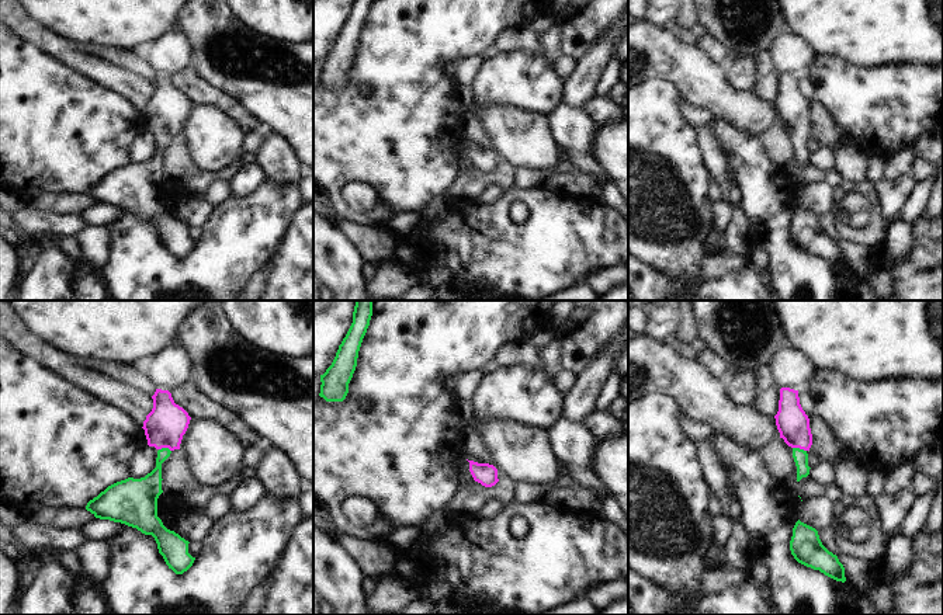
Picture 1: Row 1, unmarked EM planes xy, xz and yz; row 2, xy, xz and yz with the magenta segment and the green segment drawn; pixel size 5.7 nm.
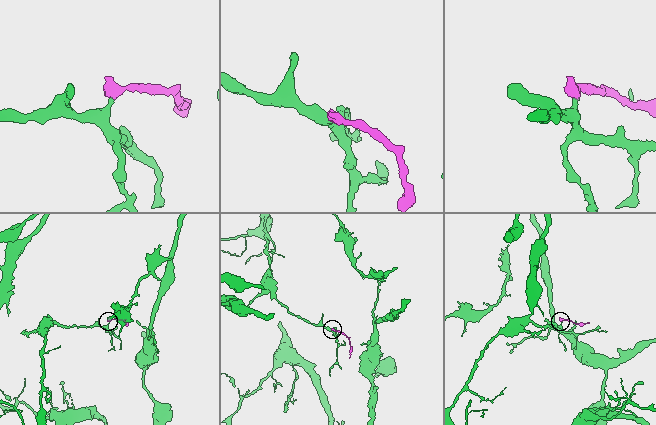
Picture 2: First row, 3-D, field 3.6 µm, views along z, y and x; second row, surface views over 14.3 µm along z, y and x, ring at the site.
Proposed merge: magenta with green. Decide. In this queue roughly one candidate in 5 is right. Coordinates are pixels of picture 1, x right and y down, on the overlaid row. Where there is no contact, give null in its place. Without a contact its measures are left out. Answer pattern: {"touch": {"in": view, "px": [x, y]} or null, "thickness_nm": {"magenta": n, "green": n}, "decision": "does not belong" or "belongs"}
{"touch": {"in": "yz", "px": [800, 448]}, "thickness_nm": {"magenta": 190, "green": 80}, "decision": "belongs"}

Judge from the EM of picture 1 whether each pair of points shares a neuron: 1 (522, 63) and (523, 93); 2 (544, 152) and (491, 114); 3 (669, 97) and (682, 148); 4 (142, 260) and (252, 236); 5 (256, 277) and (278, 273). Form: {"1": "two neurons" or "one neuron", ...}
{"1": "one neuron", "2": "one neuron", "3": "one neuron", "4": "one neuron", "5": "two neurons"}

